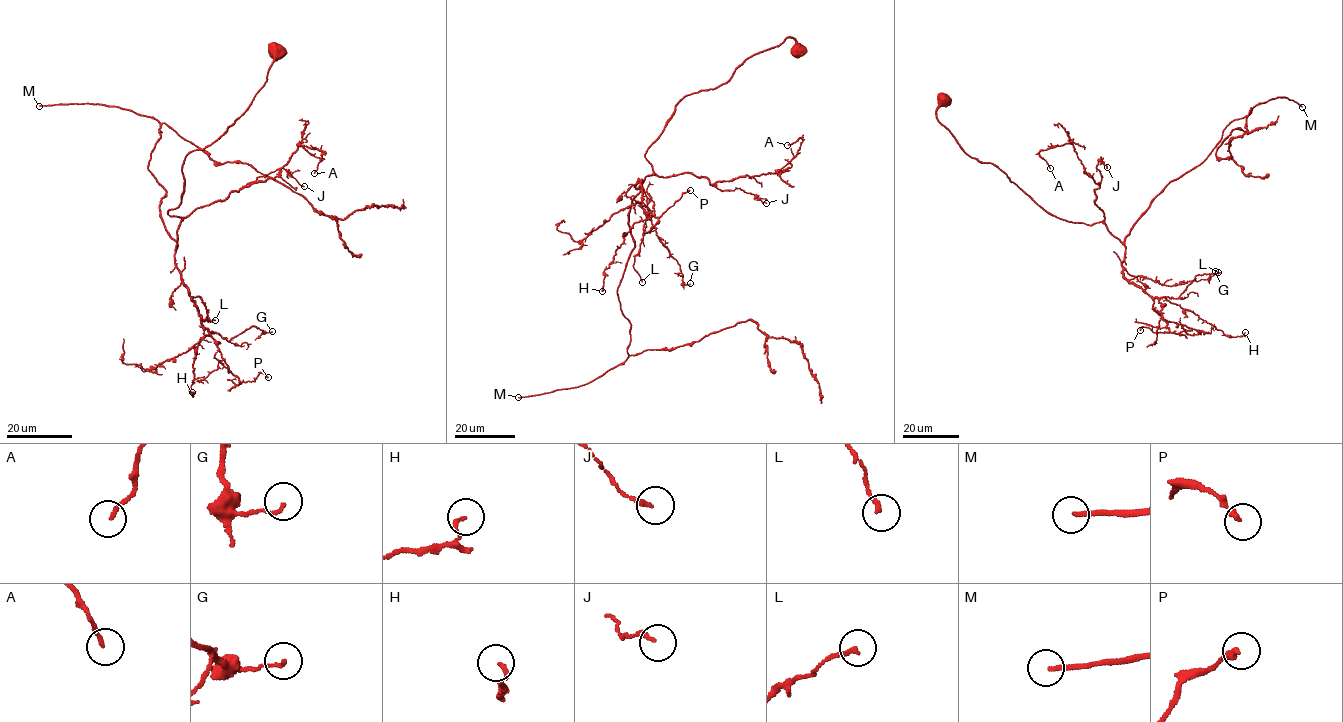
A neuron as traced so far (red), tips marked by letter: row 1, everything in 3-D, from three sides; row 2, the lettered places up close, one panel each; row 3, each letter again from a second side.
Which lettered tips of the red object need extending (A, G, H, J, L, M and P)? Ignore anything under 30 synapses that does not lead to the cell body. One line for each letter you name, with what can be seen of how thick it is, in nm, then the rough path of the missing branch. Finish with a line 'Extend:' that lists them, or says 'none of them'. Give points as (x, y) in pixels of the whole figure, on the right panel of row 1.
M: 170 nm thick
Extend: M

